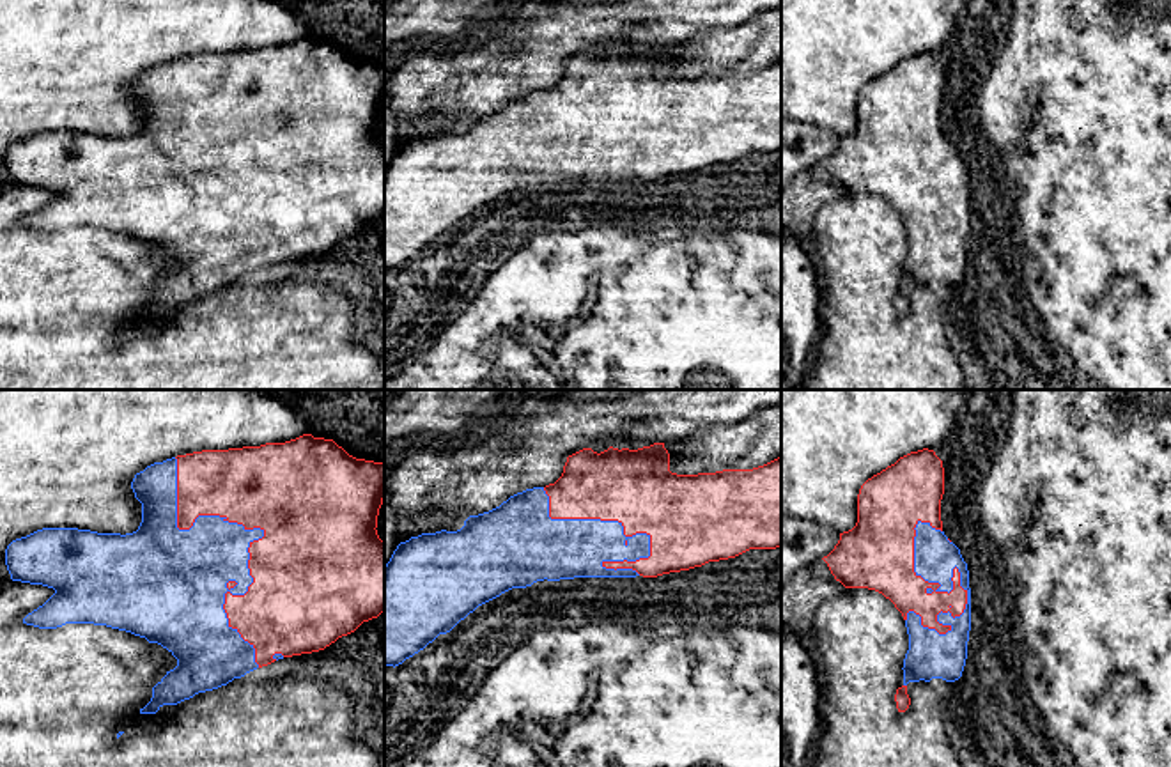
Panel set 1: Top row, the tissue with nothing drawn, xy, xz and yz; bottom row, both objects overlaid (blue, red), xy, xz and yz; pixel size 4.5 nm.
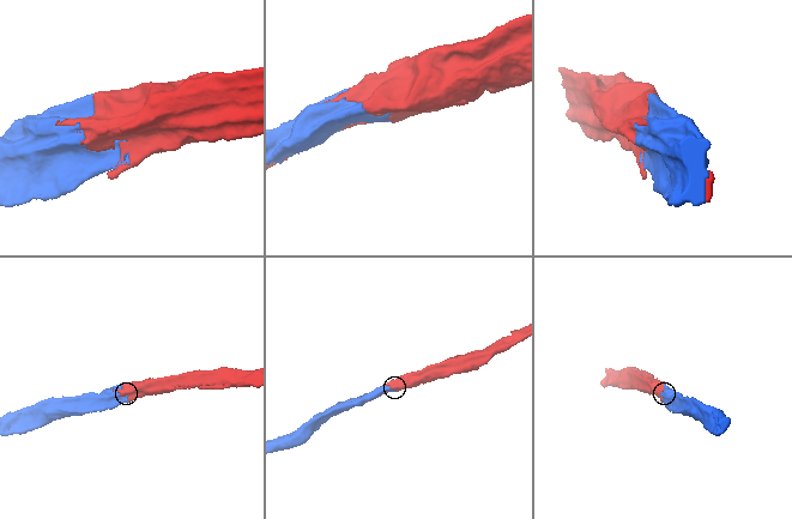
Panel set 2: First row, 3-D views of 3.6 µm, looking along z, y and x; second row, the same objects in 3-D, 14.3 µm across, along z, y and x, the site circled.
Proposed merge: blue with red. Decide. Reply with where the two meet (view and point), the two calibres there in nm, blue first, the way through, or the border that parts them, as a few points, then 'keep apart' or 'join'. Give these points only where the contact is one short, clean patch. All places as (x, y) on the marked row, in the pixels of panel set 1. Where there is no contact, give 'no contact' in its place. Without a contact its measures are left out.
meets blue in xy at (263, 532); 300 nm thick on the blue side, 500 nm on the other; join

